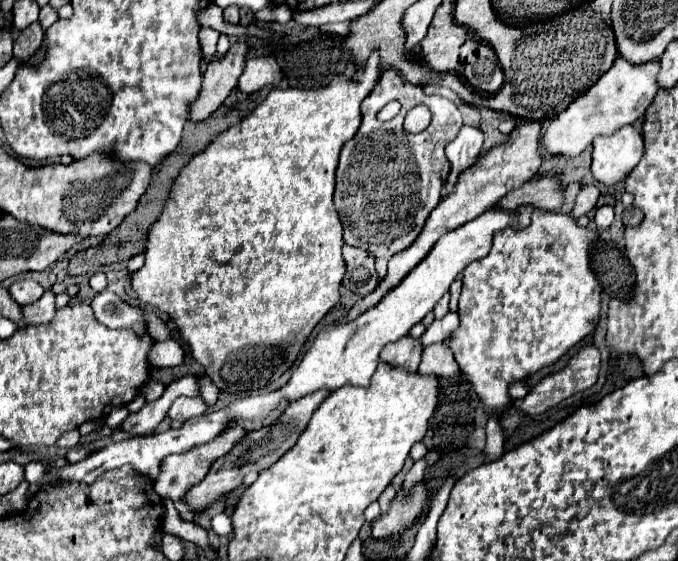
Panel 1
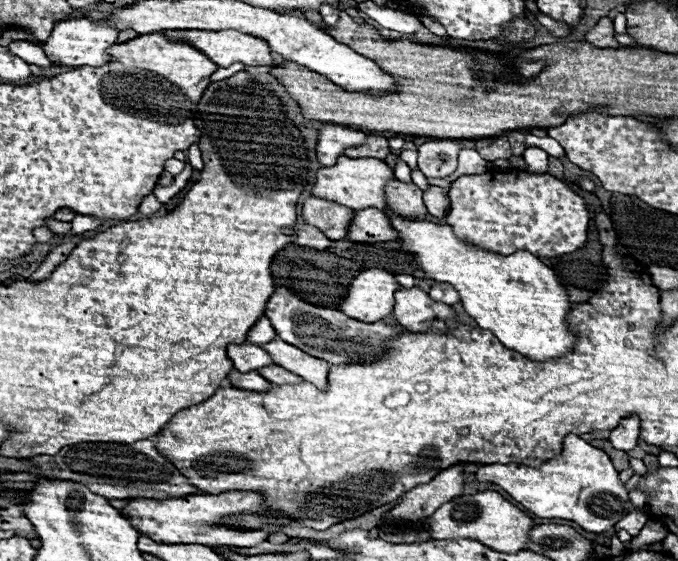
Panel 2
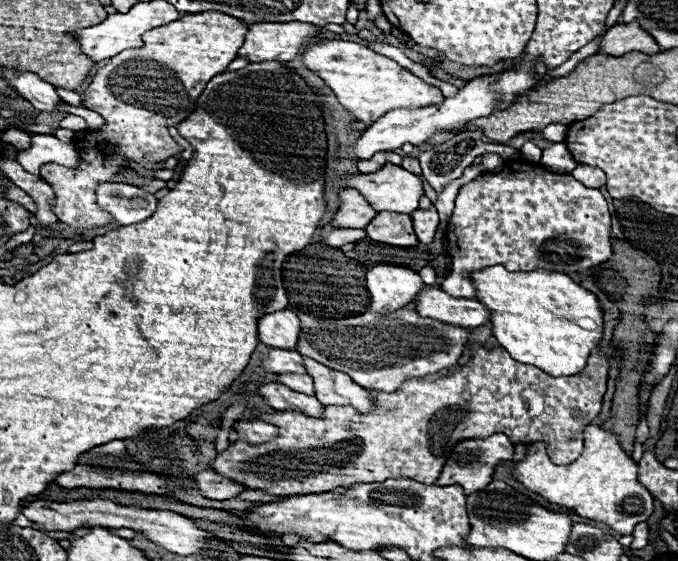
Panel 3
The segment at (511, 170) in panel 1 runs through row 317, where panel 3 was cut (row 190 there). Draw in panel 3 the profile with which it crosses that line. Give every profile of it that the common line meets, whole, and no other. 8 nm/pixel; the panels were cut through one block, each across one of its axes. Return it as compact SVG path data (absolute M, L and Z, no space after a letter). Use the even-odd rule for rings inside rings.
M354 188L342 190L340 198L342 198L342 204L340 204L338 214L332 220L332 226L336 226L336 228L366 228L372 222L372 218L376 216L376 212L372 212L372 206Z

